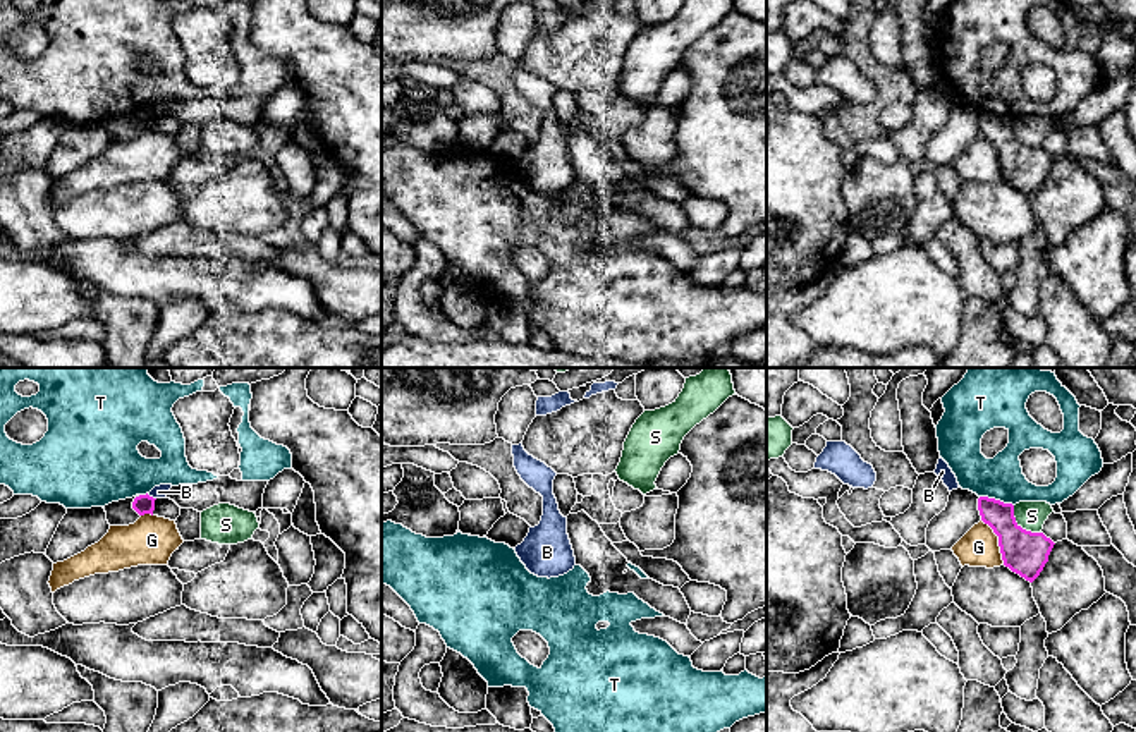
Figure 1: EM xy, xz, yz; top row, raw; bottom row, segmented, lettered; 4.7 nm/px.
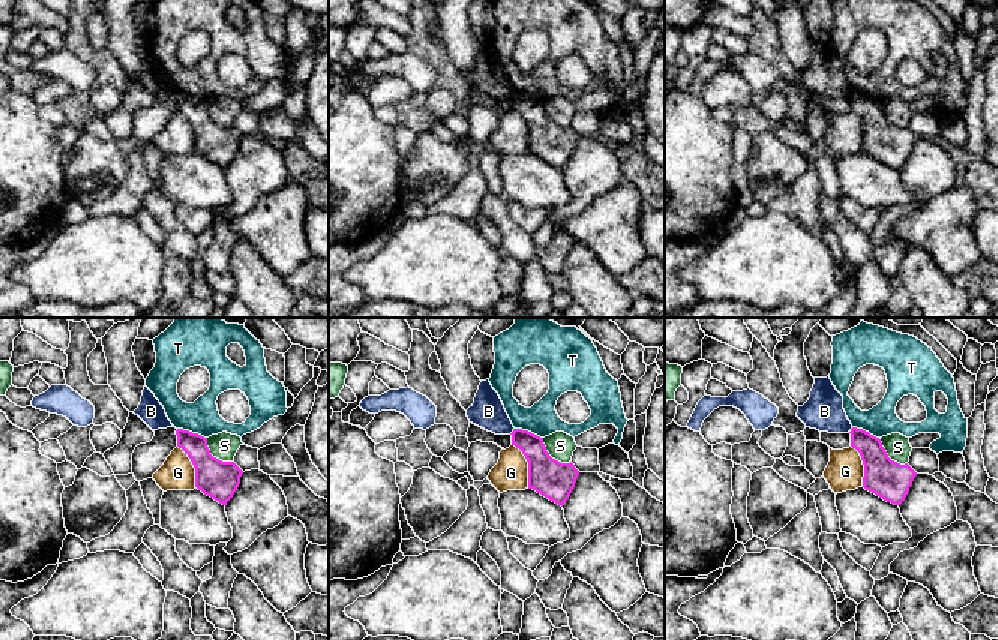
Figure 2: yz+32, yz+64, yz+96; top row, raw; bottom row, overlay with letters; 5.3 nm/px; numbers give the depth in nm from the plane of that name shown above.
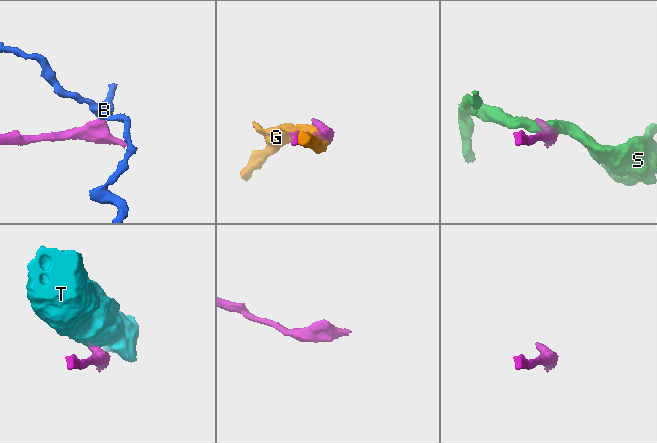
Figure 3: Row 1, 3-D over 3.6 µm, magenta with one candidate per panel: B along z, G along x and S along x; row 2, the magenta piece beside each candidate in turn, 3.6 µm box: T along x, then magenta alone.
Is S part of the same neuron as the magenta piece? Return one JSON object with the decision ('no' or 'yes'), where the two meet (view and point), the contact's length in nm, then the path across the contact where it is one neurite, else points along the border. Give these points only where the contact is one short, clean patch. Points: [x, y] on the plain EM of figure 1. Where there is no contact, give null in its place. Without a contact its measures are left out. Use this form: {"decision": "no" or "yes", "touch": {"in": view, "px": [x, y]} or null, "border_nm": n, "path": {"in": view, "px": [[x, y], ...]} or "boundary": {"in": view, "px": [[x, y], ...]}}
{"decision": "no", "touch": {"in": "yz", "px": [1019, 141]}, "border_nm": 190, "boundary": {"in": "yz", "px": [[1013, 121], [1016, 136], [1025, 145], [1040, 148]]}}

